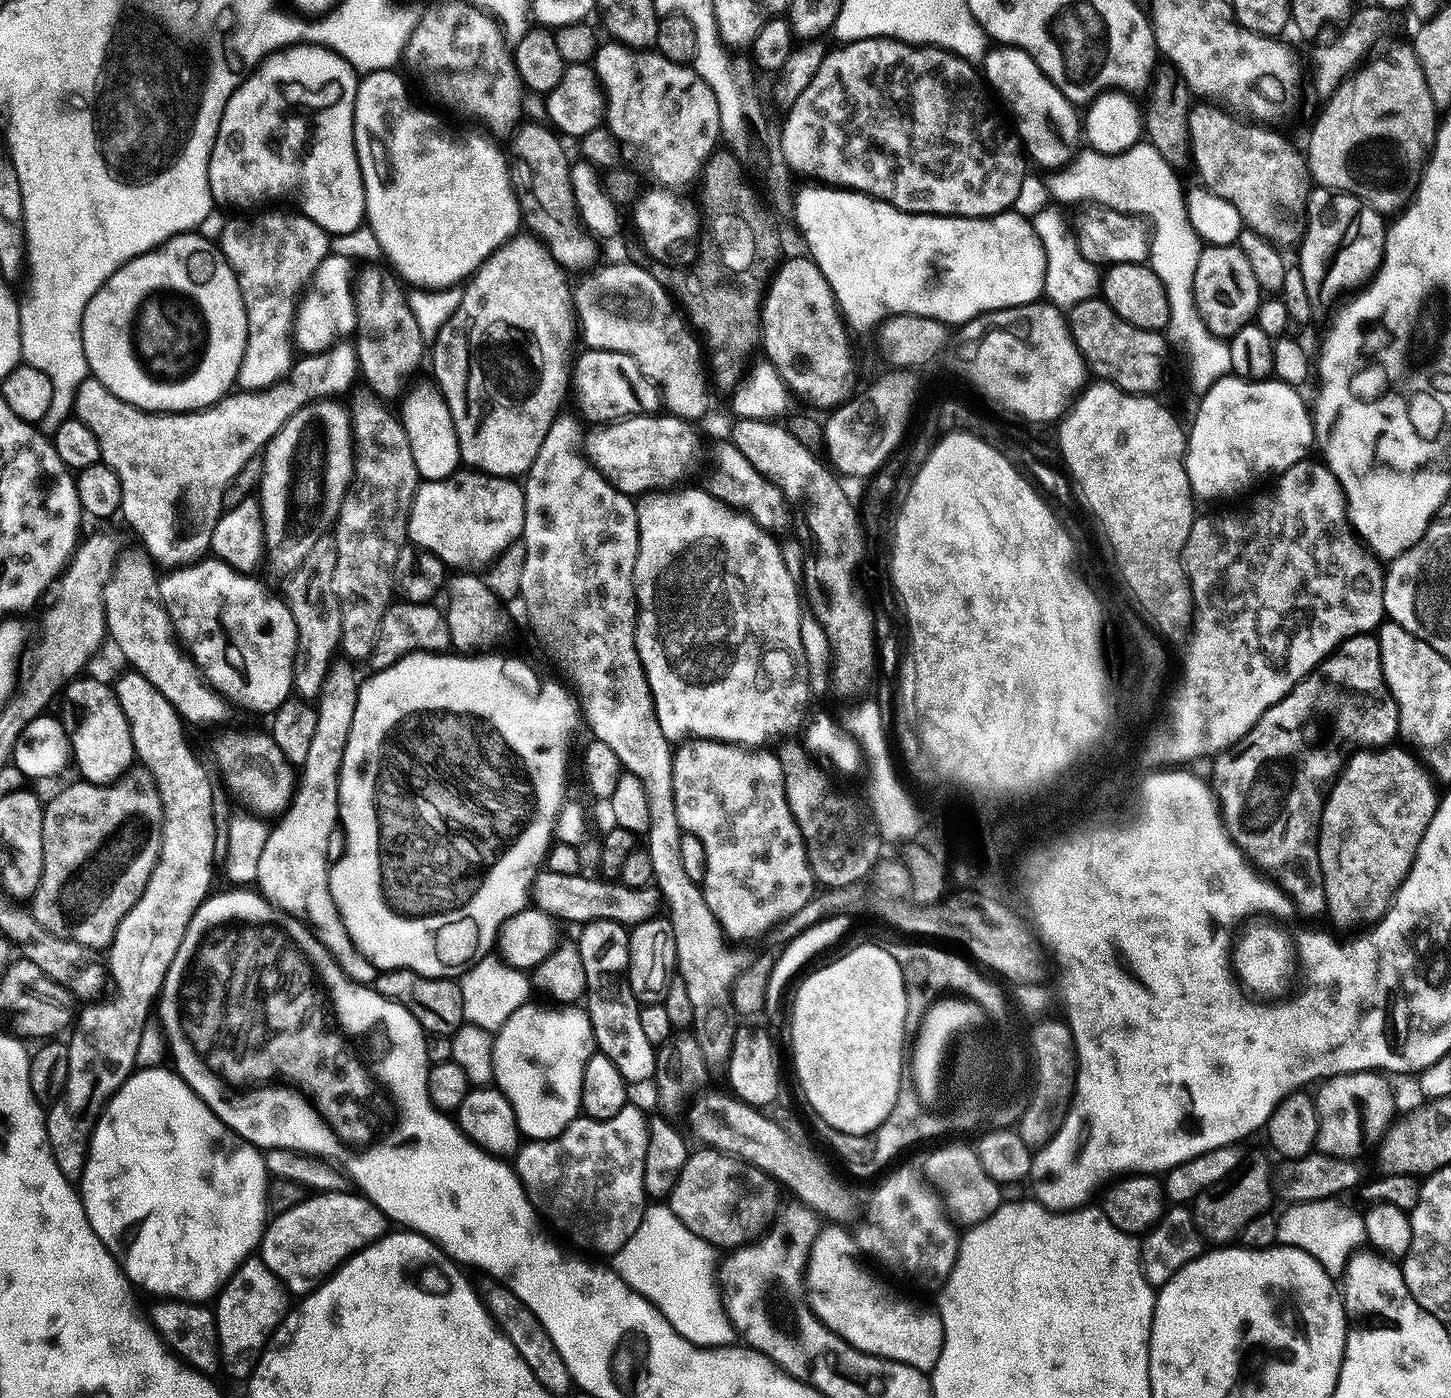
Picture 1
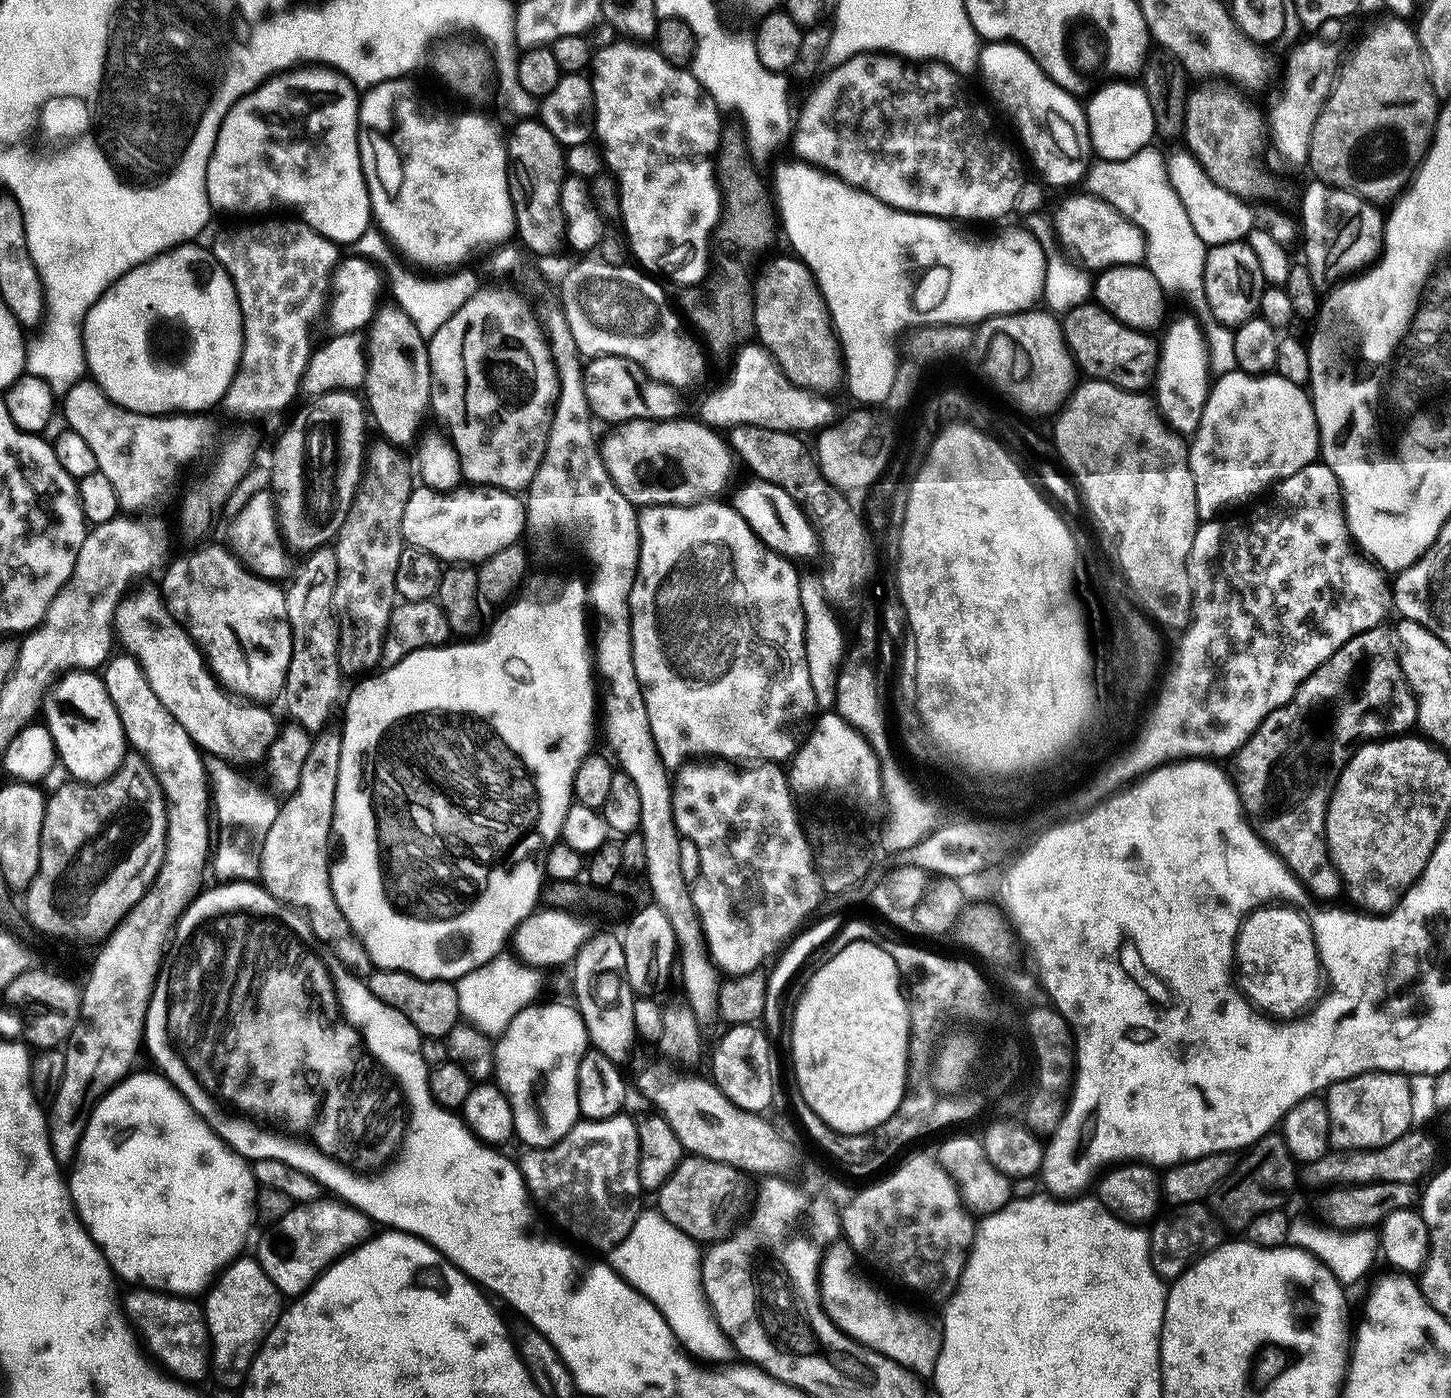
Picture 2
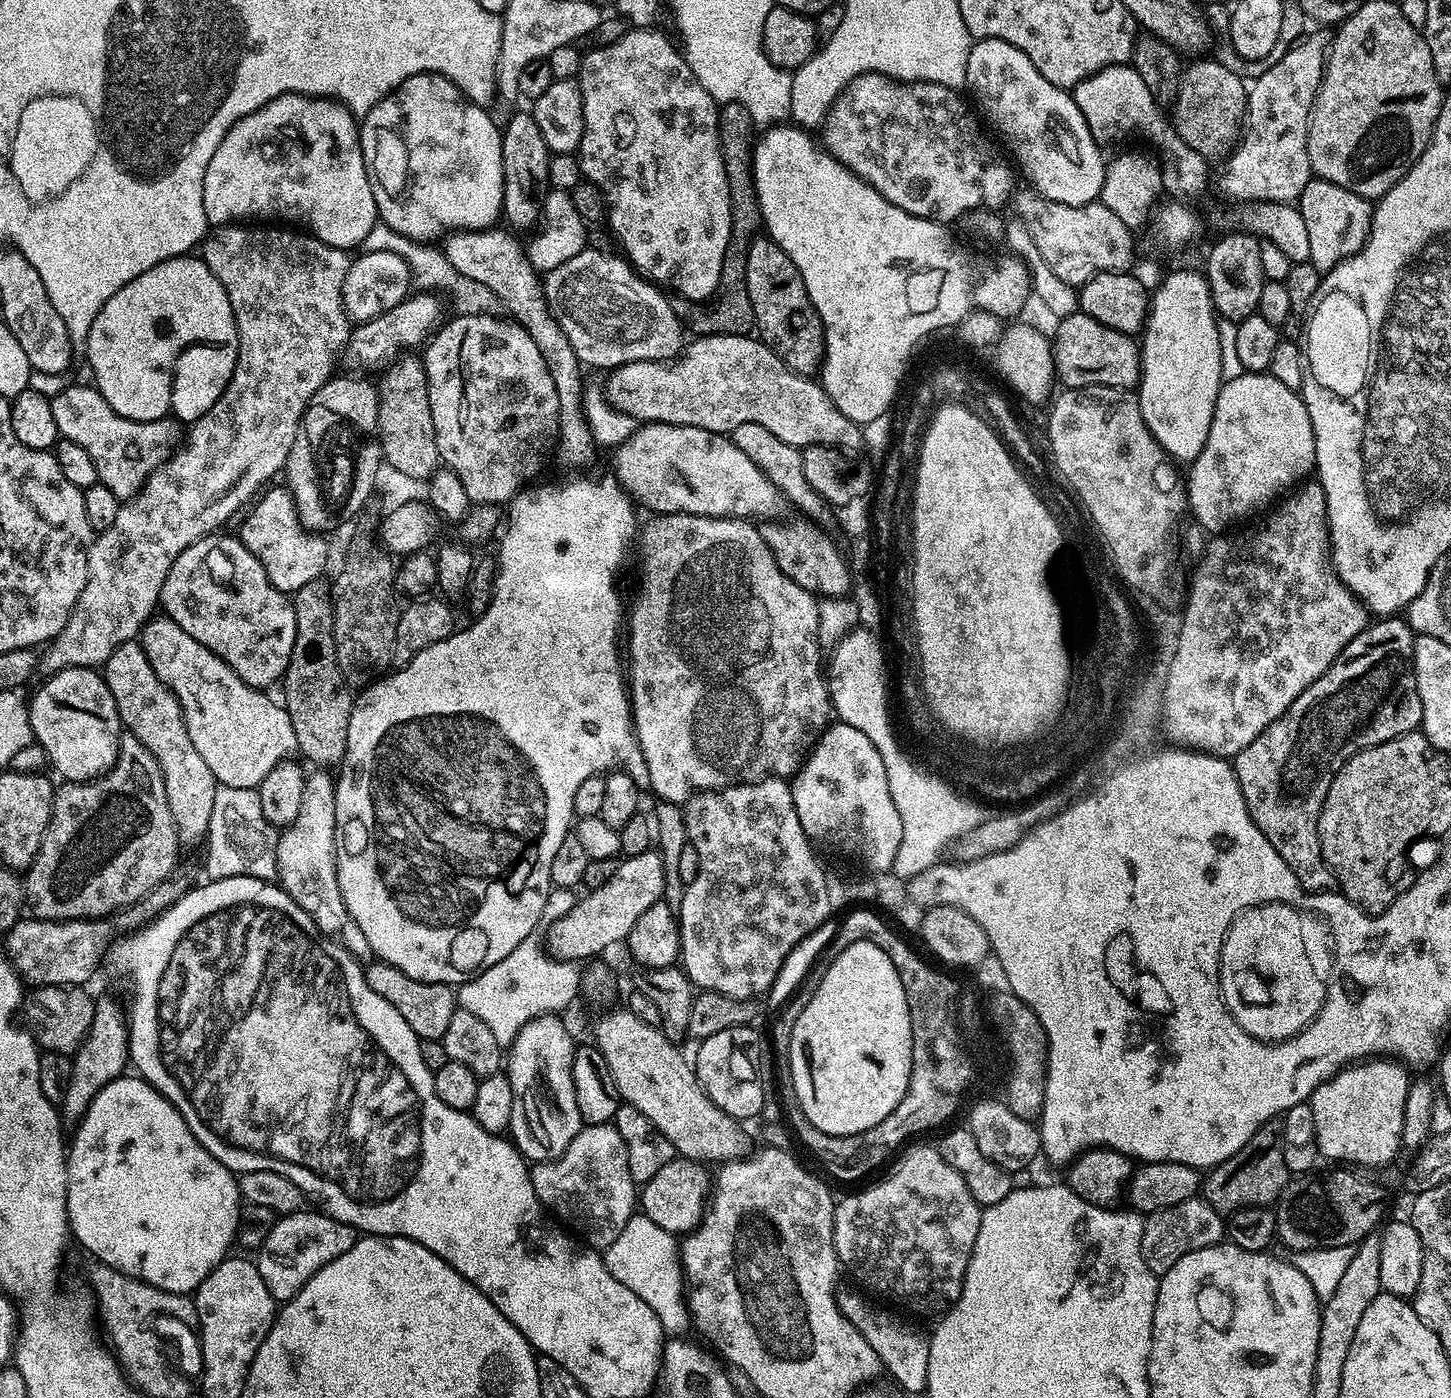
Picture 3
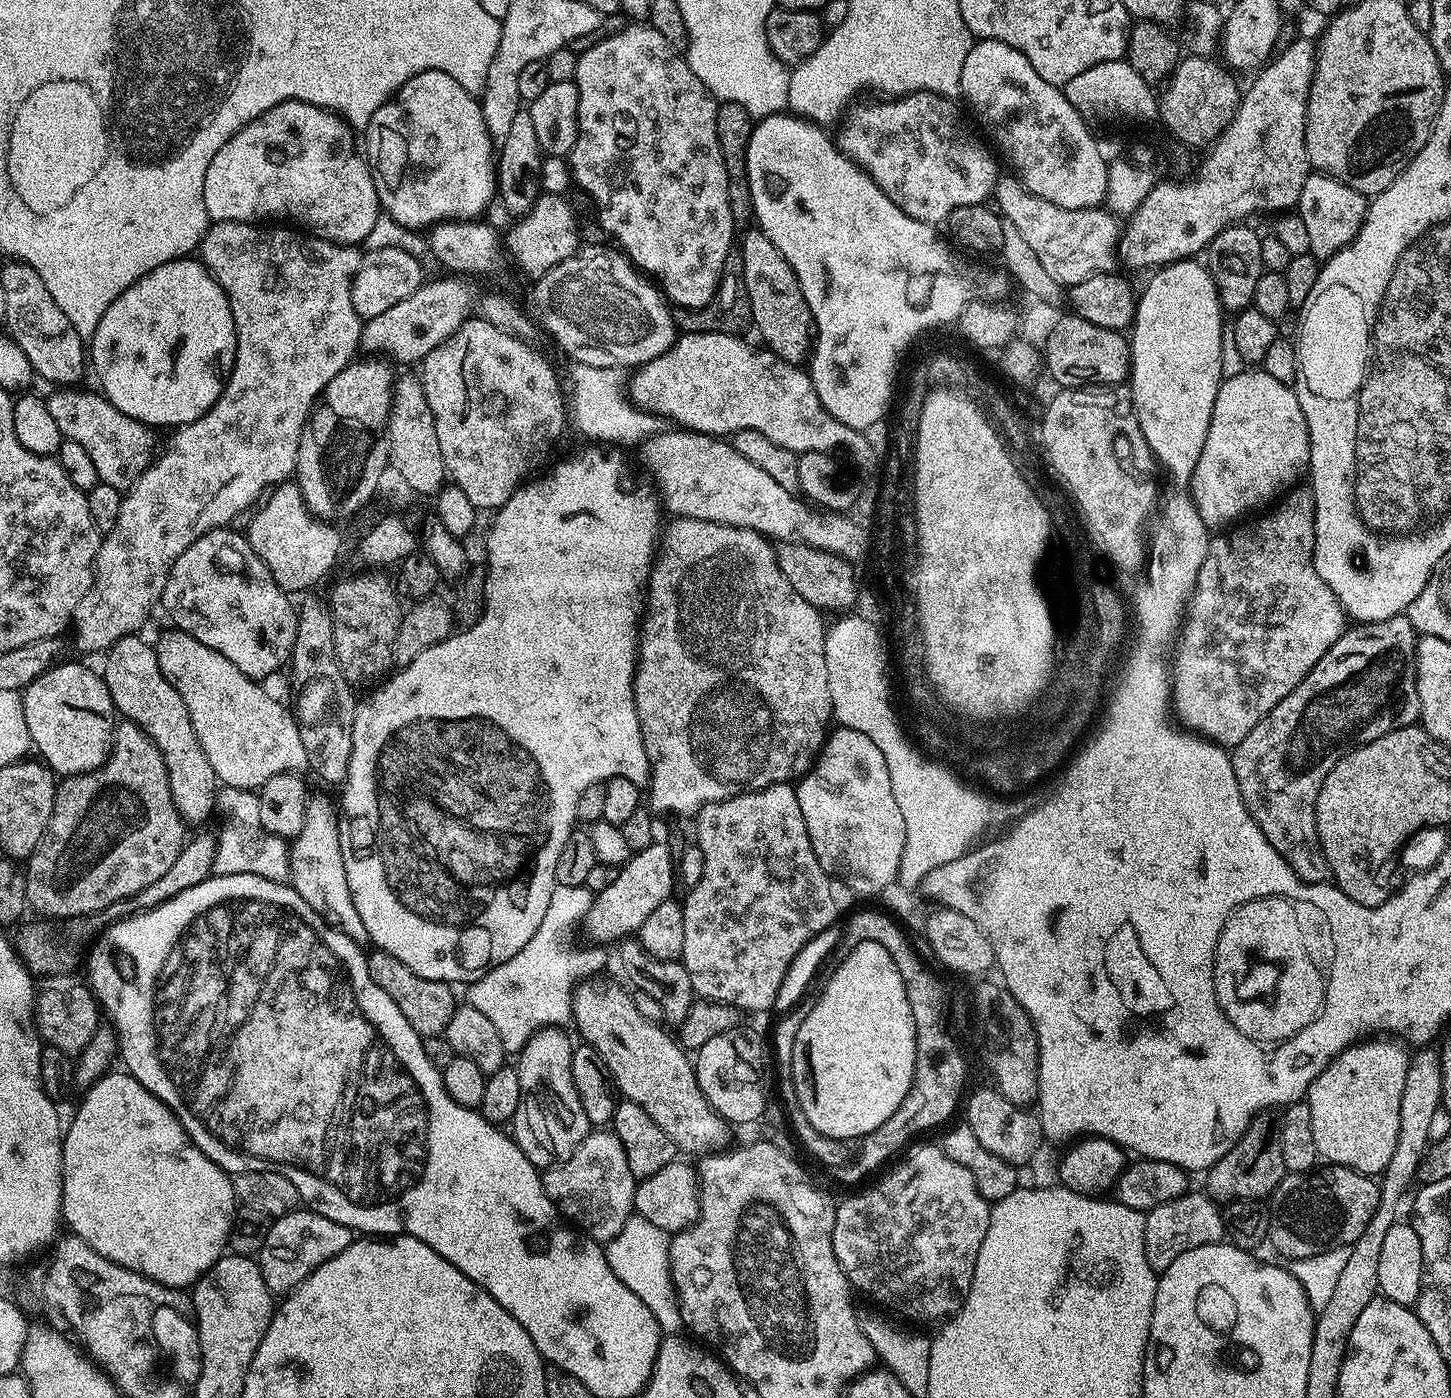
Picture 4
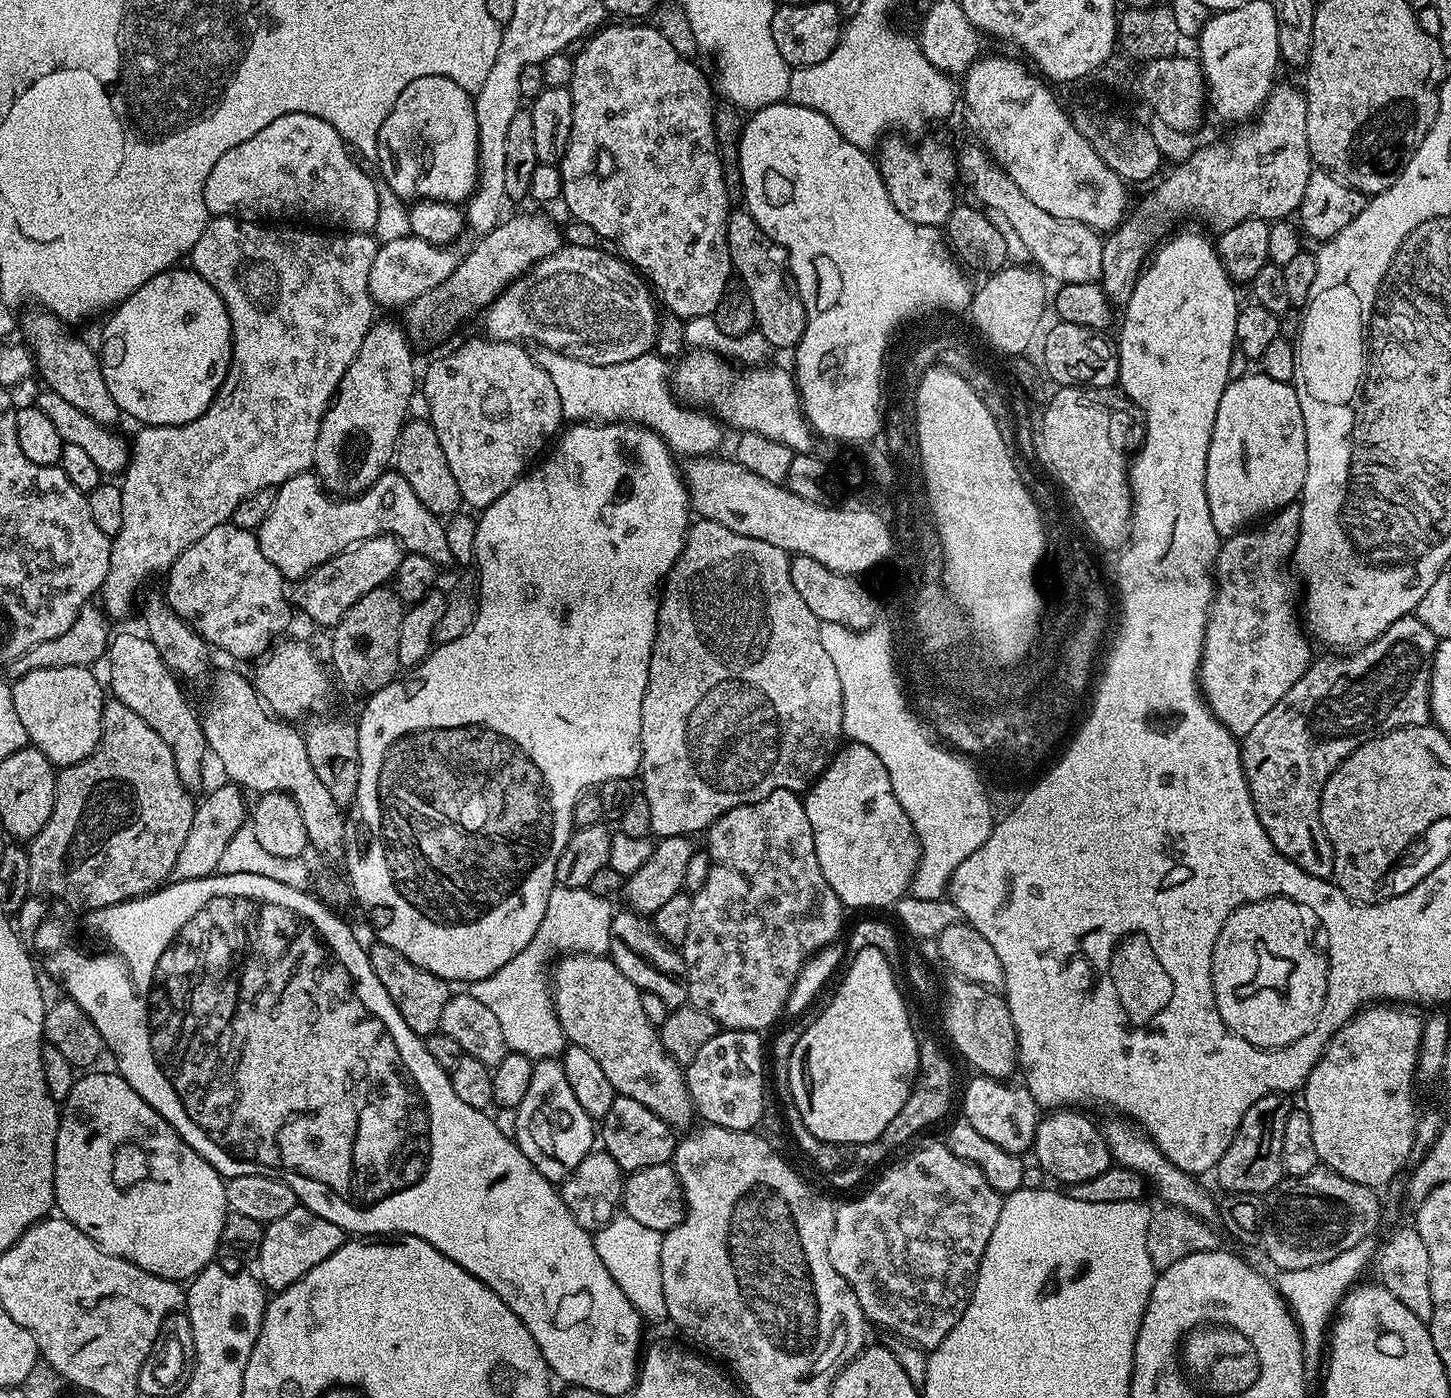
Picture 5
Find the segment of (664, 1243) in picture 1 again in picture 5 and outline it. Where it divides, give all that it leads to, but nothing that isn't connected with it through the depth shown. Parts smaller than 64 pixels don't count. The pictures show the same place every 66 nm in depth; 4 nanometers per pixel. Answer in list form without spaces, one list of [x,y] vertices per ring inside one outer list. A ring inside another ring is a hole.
[[[618,1214],[604,1228],[595,1229],[594,1239],[598,1258],[602,1258],[606,1270],[610,1270],[610,1278],[618,1282],[622,1294],[630,1298],[641,1317],[645,1321],[663,1321],[668,1311],[662,1294],[662,1233],[650,1230],[650,1226],[642,1226],[642,1222],[634,1222],[634,1218]]]

